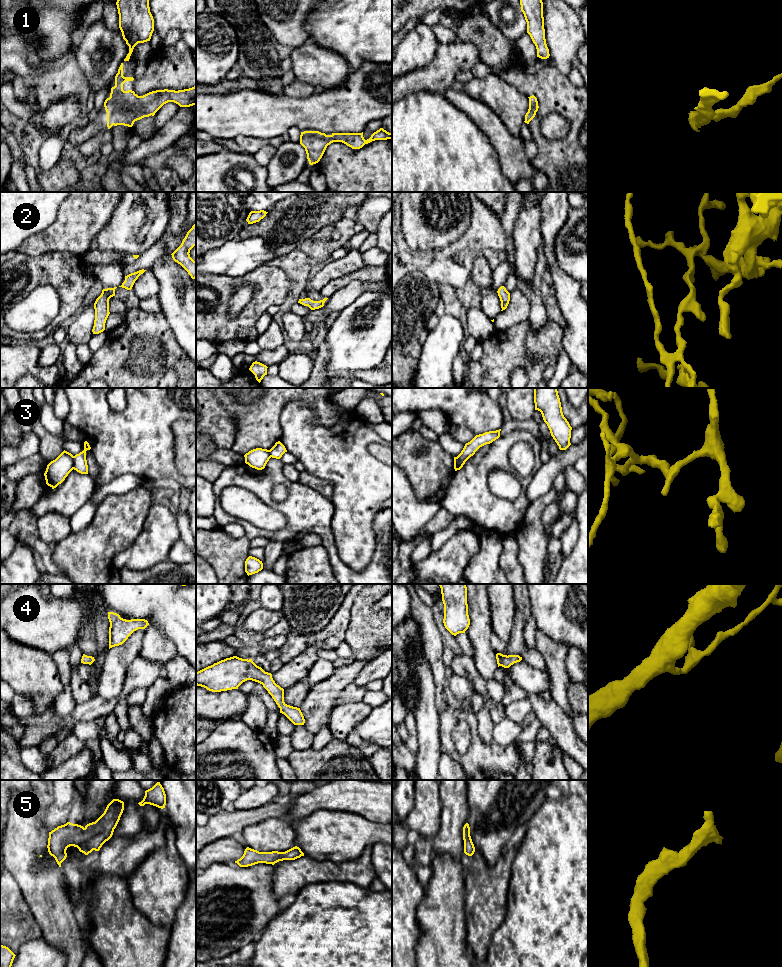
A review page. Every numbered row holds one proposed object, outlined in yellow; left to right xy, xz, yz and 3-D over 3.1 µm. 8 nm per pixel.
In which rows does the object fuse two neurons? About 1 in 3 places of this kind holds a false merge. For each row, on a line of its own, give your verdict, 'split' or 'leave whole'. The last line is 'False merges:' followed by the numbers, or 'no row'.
1: leave whole
2: leave whole
3: split
4: leave whole
5: leave whole
False merges: 3

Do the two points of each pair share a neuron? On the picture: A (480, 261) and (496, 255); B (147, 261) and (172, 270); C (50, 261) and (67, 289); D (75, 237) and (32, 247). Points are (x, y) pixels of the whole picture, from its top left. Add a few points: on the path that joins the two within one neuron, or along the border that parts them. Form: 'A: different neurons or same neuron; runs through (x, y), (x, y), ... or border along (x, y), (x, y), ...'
A: different neurons; border along (482, 253), (492, 270)
B: different neurons; border along (171, 252), (161, 255), (149, 268)
C: same neuron; runs through (57, 268), (62, 273), (63, 282)
D: same neuron; runs through (64, 237), (56, 237), (43, 242)

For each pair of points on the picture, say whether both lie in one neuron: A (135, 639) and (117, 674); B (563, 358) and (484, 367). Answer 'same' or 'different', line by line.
A: same
B: different

